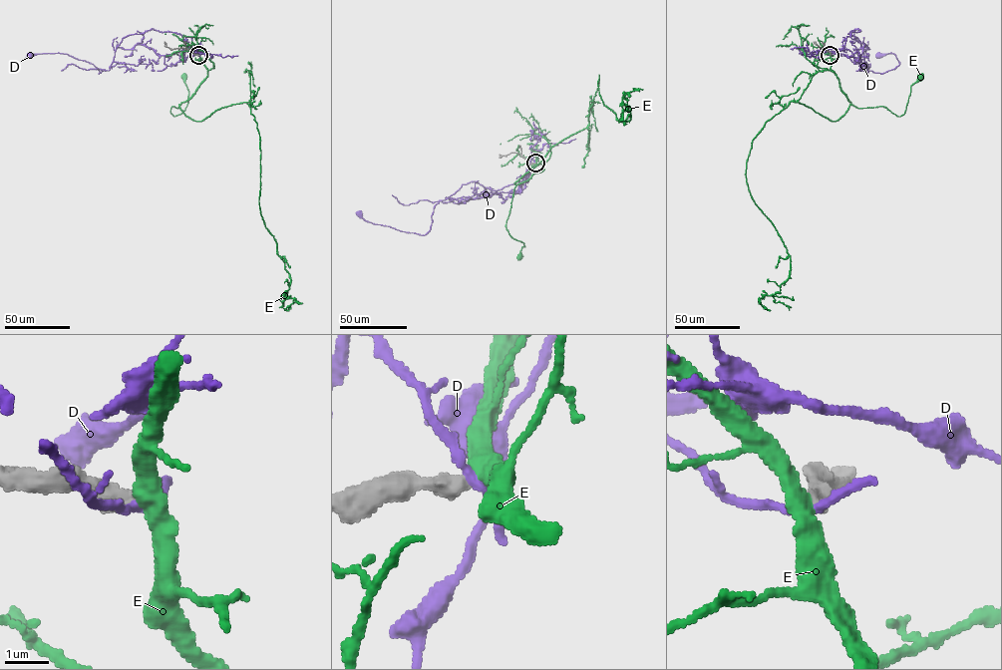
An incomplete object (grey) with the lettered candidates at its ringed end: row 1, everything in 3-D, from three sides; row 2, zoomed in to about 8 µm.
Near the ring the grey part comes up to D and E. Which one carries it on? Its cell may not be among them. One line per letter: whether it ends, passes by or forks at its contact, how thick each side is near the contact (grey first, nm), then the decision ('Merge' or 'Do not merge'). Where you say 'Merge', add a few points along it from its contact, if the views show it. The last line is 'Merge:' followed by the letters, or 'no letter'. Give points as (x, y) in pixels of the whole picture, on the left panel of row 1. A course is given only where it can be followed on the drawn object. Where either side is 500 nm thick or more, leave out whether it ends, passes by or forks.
D: It passes by. Thickness 440 nm (grey) against 190 nm. Do not merge
E: It passes by. Thickness 440 nm (grey) against 420 nm. Do not merge
Merge: no letter

